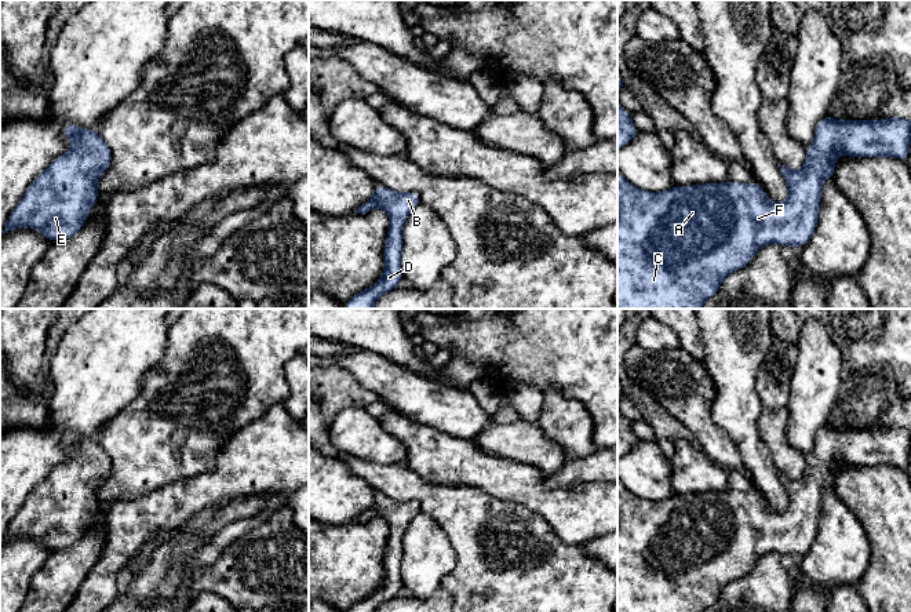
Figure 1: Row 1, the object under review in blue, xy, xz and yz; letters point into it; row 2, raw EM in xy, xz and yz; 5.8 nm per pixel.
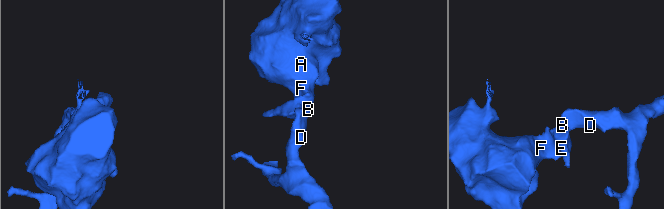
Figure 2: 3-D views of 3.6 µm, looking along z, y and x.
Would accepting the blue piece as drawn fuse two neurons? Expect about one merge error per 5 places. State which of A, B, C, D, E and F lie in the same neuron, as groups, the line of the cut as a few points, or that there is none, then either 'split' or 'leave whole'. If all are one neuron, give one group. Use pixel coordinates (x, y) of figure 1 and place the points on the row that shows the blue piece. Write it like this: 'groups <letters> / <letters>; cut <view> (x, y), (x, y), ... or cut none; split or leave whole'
groups A B C D E F; cut none; leave whole

